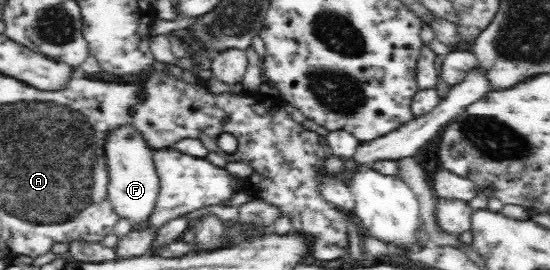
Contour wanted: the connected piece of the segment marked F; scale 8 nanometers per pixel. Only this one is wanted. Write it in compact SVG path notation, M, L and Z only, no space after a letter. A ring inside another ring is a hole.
M132 123L118 125L105 136L103 142L105 165L107 166L107 193L119 218L128 218L136 227L147 219L156 202L159 178L154 162L155 148L148 145L146 137Z

